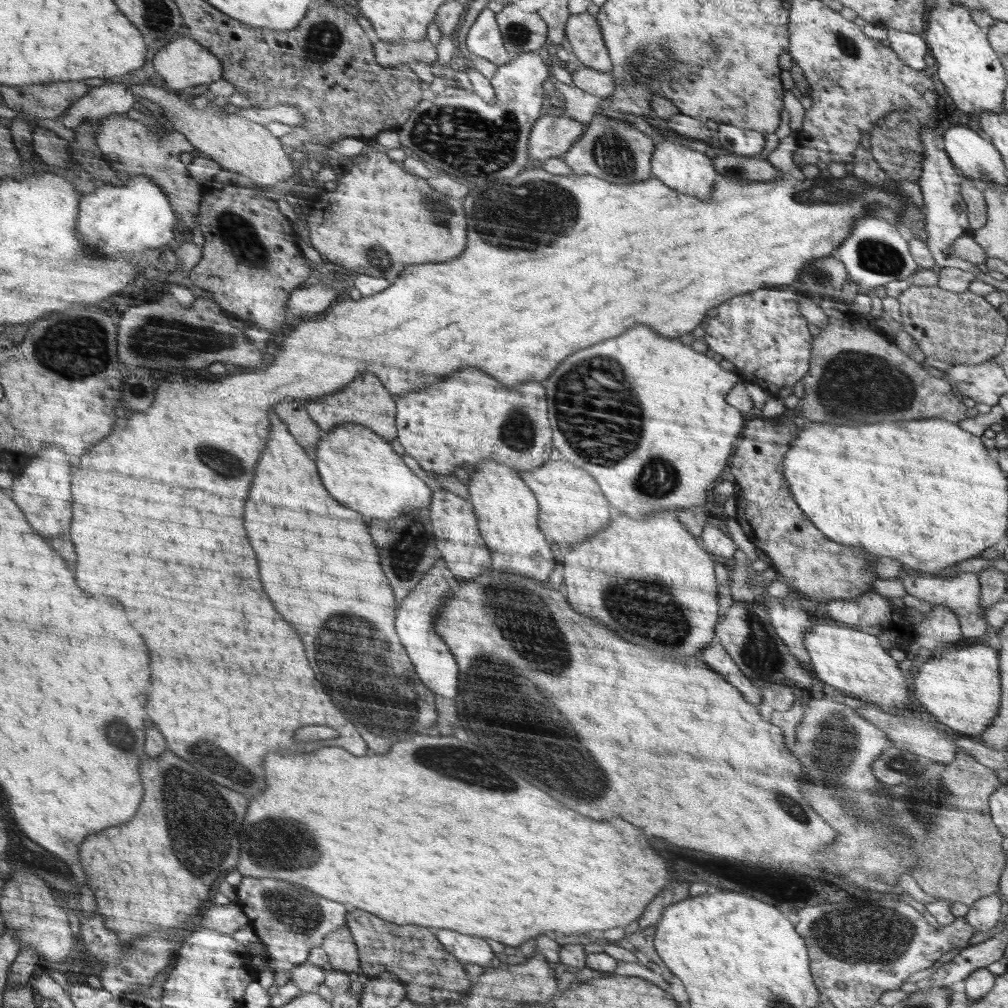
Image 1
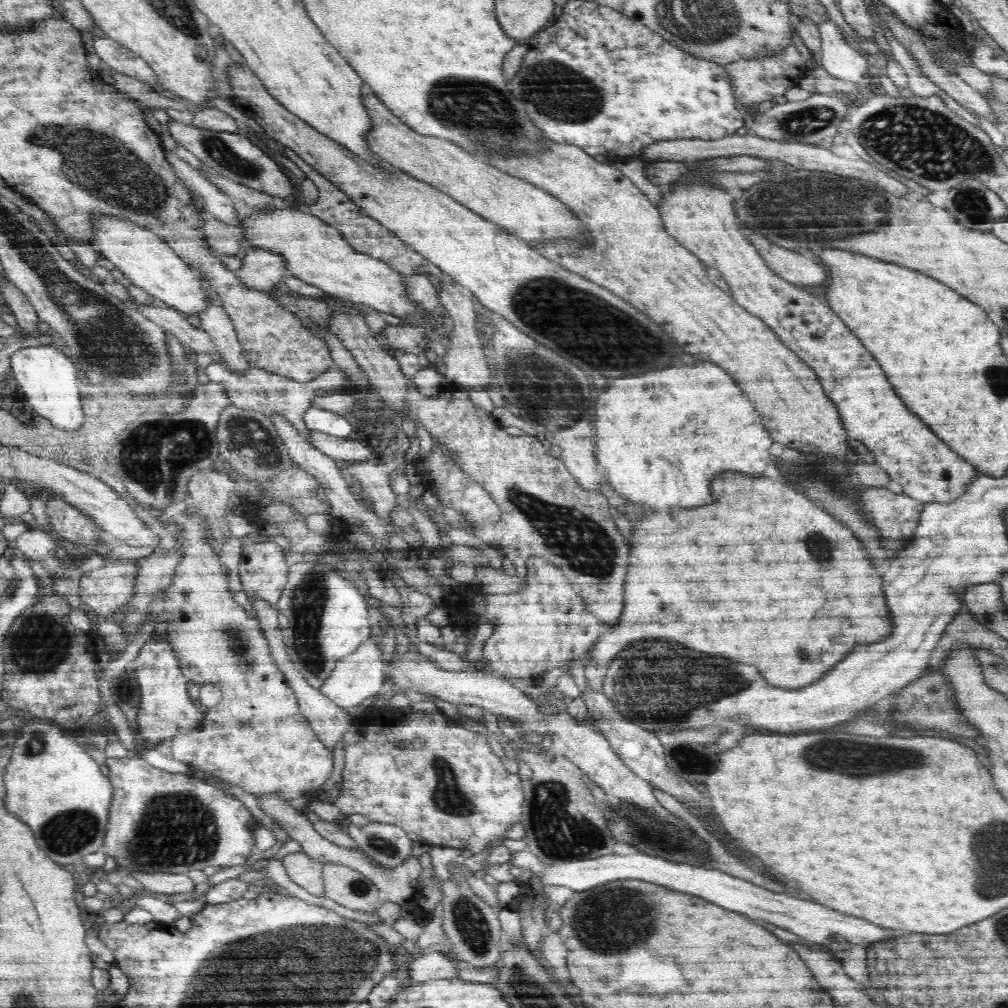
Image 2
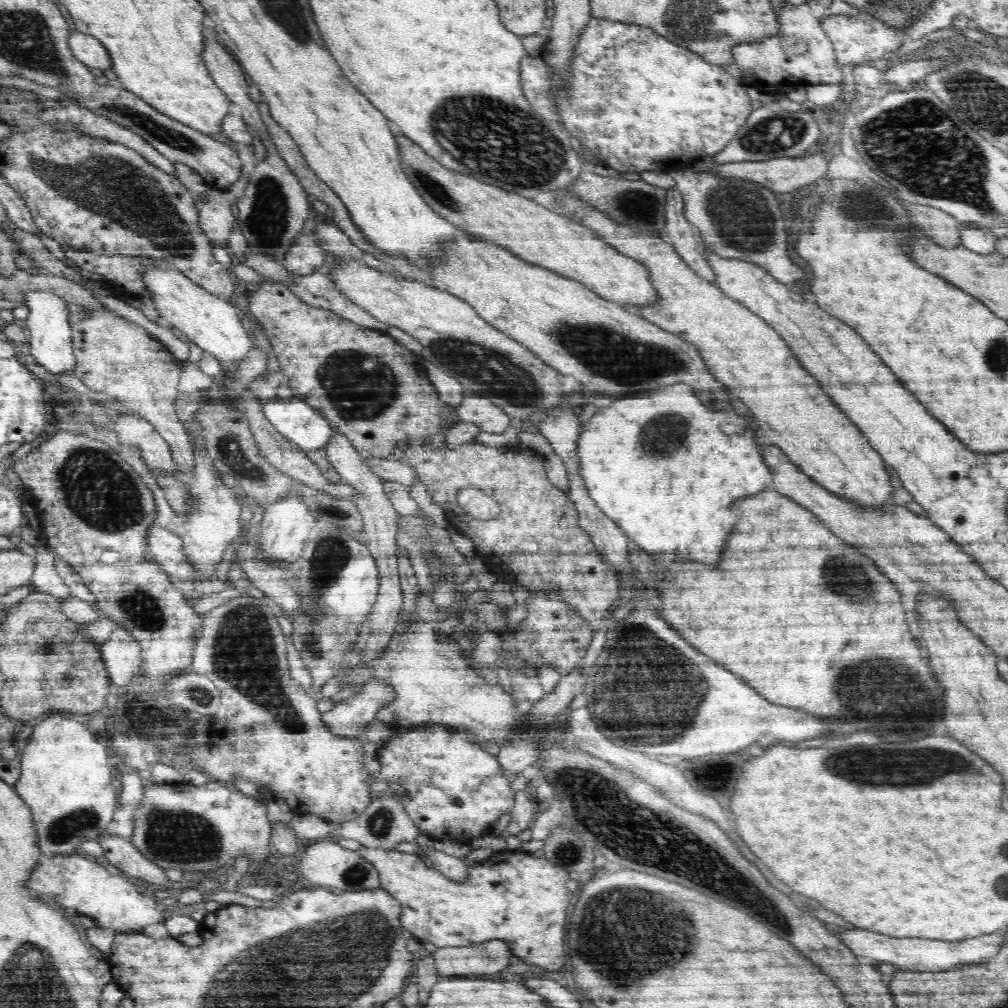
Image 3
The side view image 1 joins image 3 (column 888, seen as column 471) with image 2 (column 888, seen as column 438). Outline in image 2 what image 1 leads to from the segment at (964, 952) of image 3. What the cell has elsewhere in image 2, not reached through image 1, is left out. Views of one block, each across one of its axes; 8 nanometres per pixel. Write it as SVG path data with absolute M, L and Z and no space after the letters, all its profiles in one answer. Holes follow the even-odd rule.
M527 848L510 856L513 866L520 866L525 870L524 878L539 878L548 886L563 886L574 892L582 892L610 883L610 880L624 880L624 878L638 878L646 883L658 884L678 892L692 894L710 900L726 910L746 914L750 918L760 918L780 928L797 934L806 941L824 945L832 951L846 951L854 946L871 948L870 944L891 940L897 932L886 927L876 926L866 919L848 916L832 908L828 908L814 900L802 900L784 892L774 893L755 886L752 882L734 878L730 874L711 868L694 868L688 864L674 864L660 858L644 856L644 854L630 854L630 856L606 855L586 860L554 862L544 864L538 860Z

